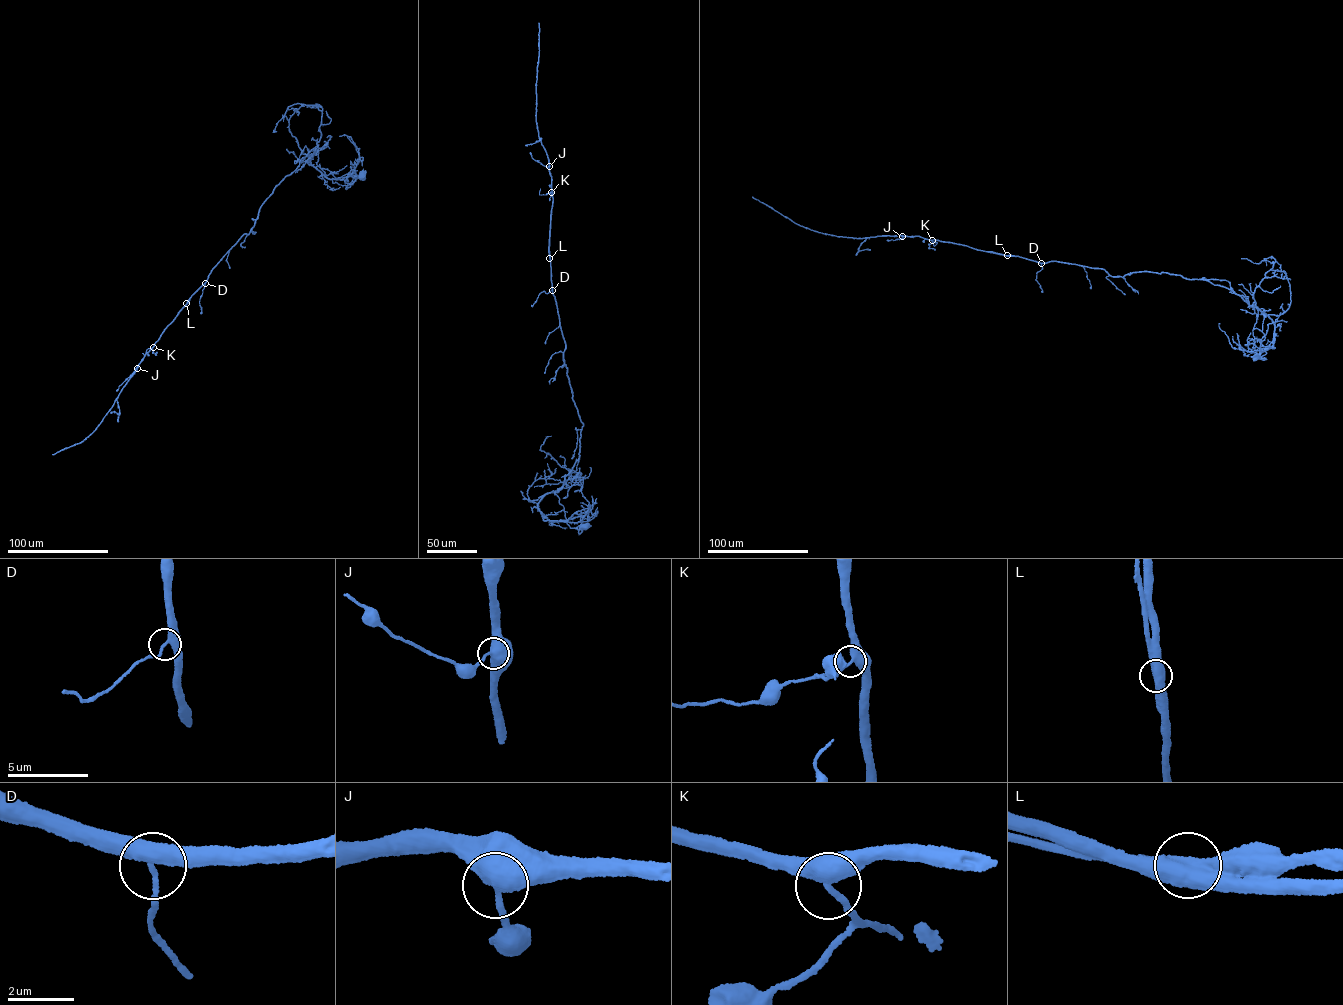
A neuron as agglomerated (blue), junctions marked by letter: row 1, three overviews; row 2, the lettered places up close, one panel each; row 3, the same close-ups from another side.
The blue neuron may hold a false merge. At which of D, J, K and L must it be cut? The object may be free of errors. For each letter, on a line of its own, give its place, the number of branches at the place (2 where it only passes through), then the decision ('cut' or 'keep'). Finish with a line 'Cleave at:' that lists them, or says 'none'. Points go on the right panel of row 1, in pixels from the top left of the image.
D: (1041, 263) | 3 | keep
J: (902, 236) | 2 | keep
K: (932, 240) | 3 | keep
L: (1007, 255) | 2 | cut
Cleave at: L

